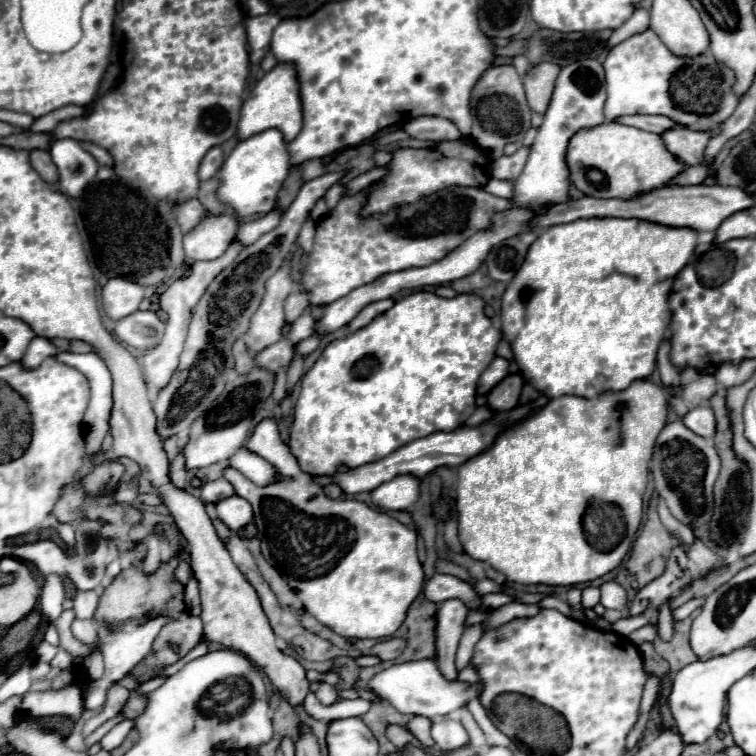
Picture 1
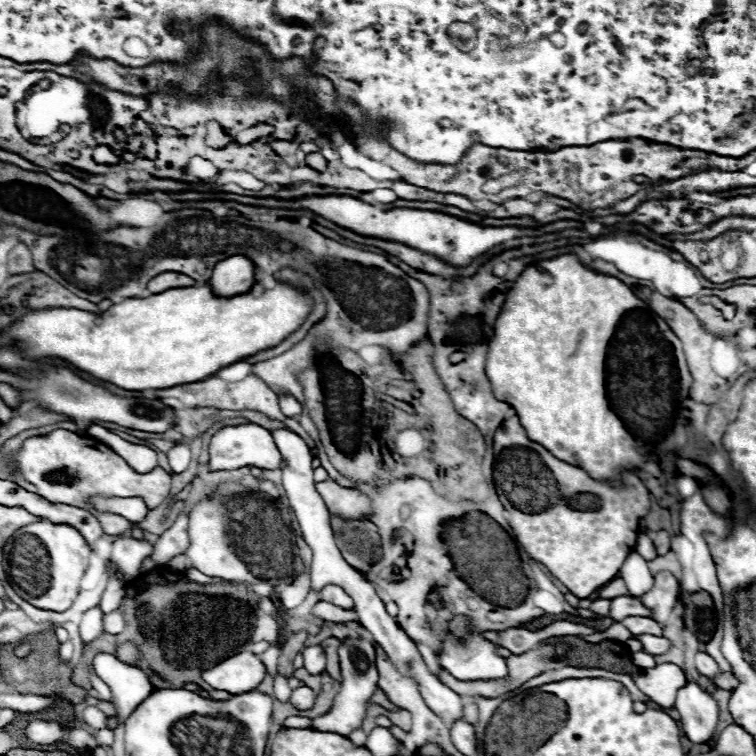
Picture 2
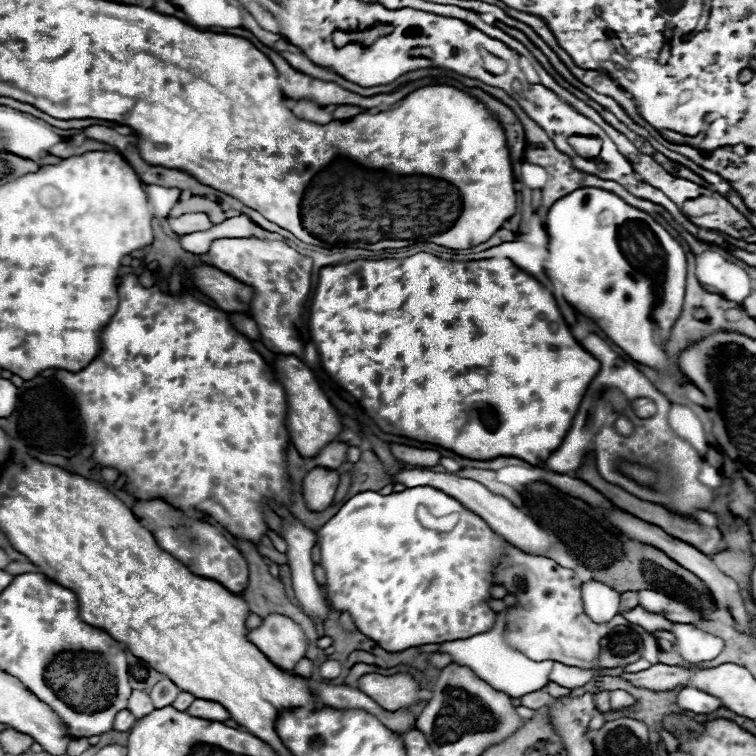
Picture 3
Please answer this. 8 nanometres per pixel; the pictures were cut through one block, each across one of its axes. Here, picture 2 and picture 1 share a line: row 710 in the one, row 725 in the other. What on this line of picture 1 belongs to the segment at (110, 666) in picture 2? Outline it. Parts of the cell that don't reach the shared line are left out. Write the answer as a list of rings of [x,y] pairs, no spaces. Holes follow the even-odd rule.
[[[122,720],[120,724],[116,724],[104,738],[102,738],[102,748],[104,750],[114,750],[114,748],[118,748],[120,744],[122,744],[122,740],[126,738],[126,734],[132,730],[132,726],[134,726],[134,722],[132,720]]]

